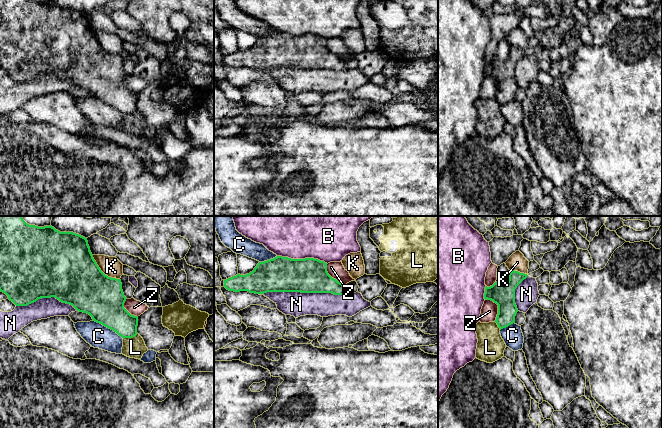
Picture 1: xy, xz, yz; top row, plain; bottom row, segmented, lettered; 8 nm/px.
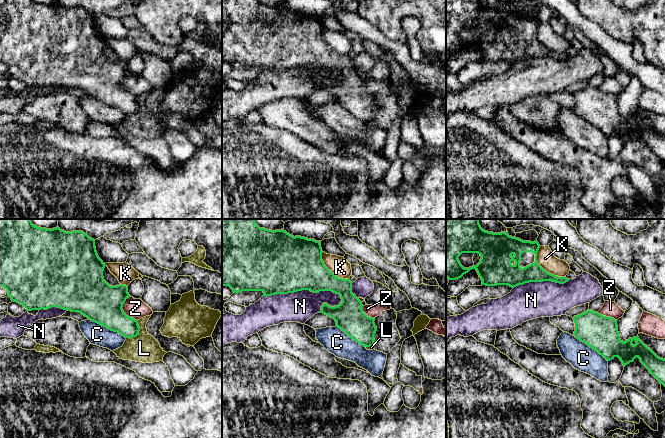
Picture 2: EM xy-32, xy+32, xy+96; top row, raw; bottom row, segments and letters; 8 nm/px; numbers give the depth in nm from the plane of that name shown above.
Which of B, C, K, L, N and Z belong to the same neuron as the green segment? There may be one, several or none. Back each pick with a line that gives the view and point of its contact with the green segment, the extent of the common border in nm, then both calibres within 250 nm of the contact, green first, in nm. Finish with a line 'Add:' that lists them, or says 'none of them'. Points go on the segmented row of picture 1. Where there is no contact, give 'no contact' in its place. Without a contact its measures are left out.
Add: none of them

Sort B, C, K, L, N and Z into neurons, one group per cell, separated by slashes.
B / C / K / L / N / Z

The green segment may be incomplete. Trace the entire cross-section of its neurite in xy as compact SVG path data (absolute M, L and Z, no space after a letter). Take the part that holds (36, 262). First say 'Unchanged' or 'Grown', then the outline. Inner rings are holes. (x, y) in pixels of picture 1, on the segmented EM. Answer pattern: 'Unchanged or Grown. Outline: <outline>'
Unchanged. Outline: M0 216L0 291L16 306L27 306L41 298L55 297L62 303L72 305L77 311L89 314L93 321L122 338L137 335L138 317L124 308L127 298L121 280L105 275L93 258L87 238L73 232L60 232L51 225L29 225L22 216Z

